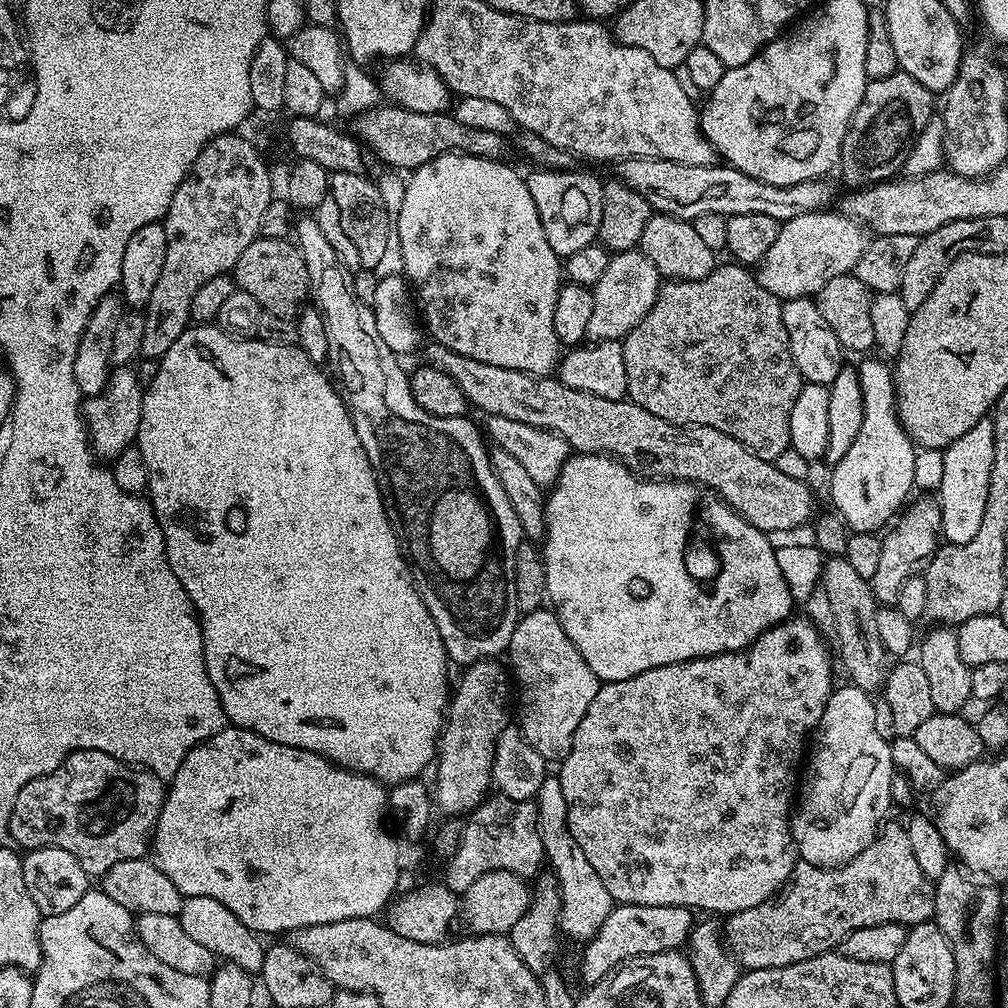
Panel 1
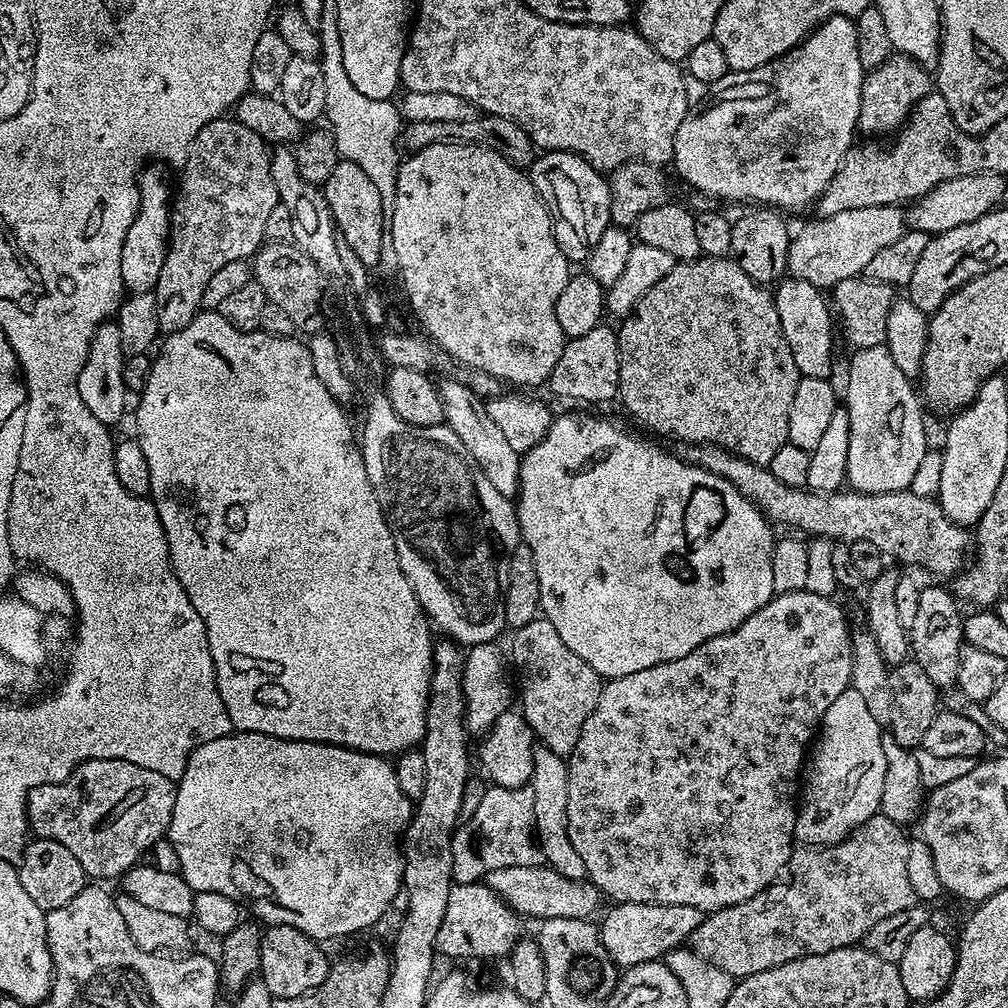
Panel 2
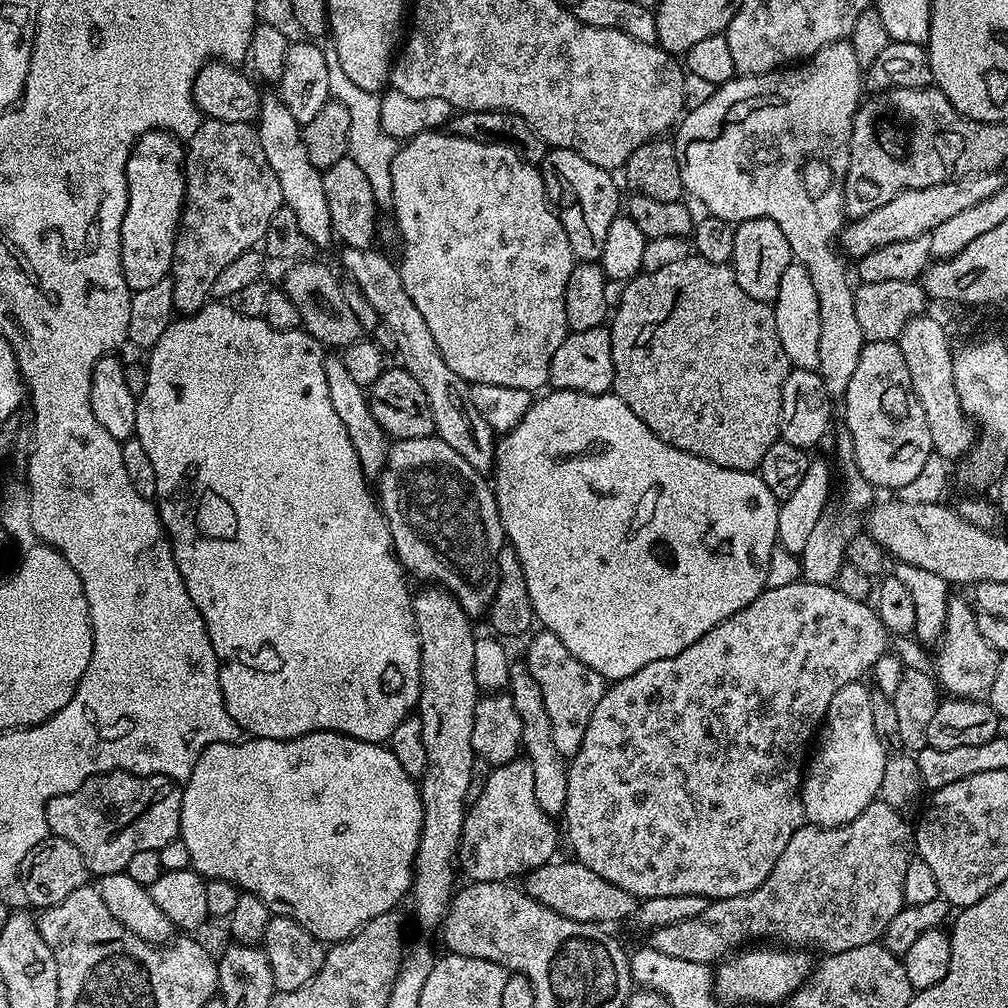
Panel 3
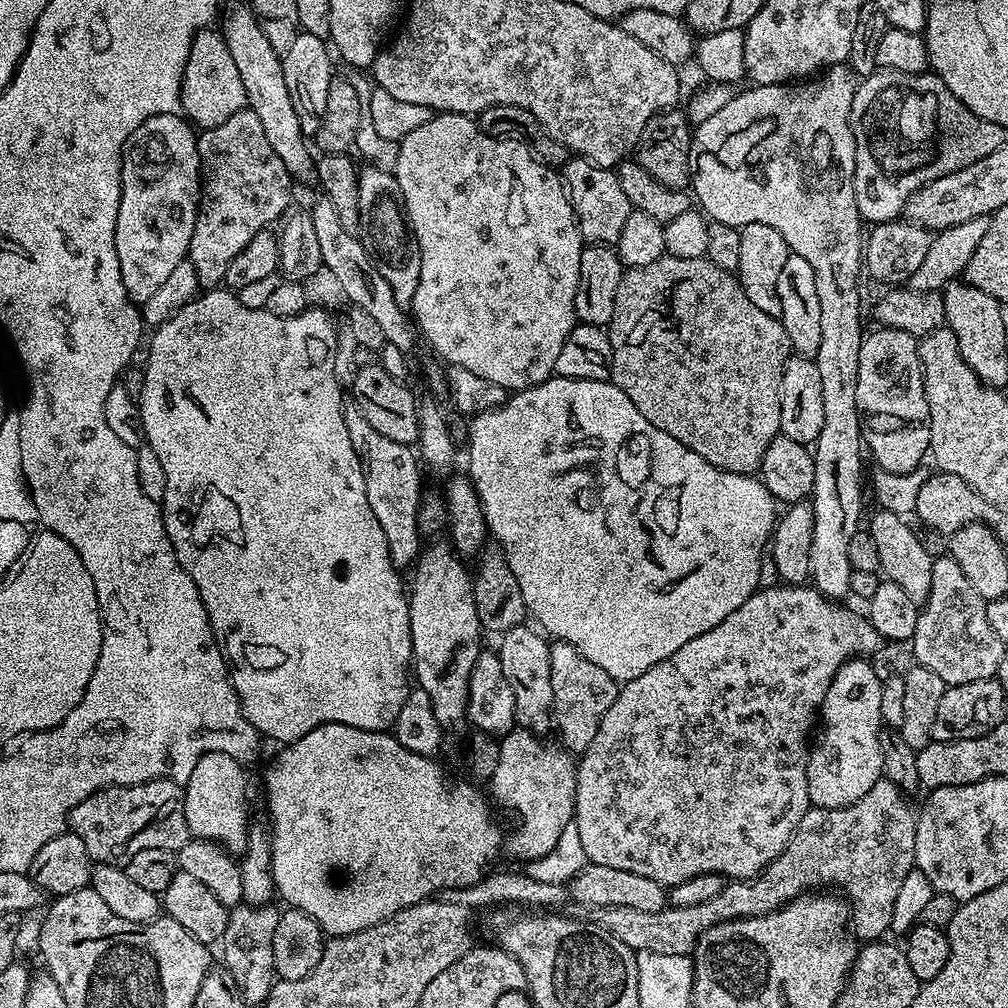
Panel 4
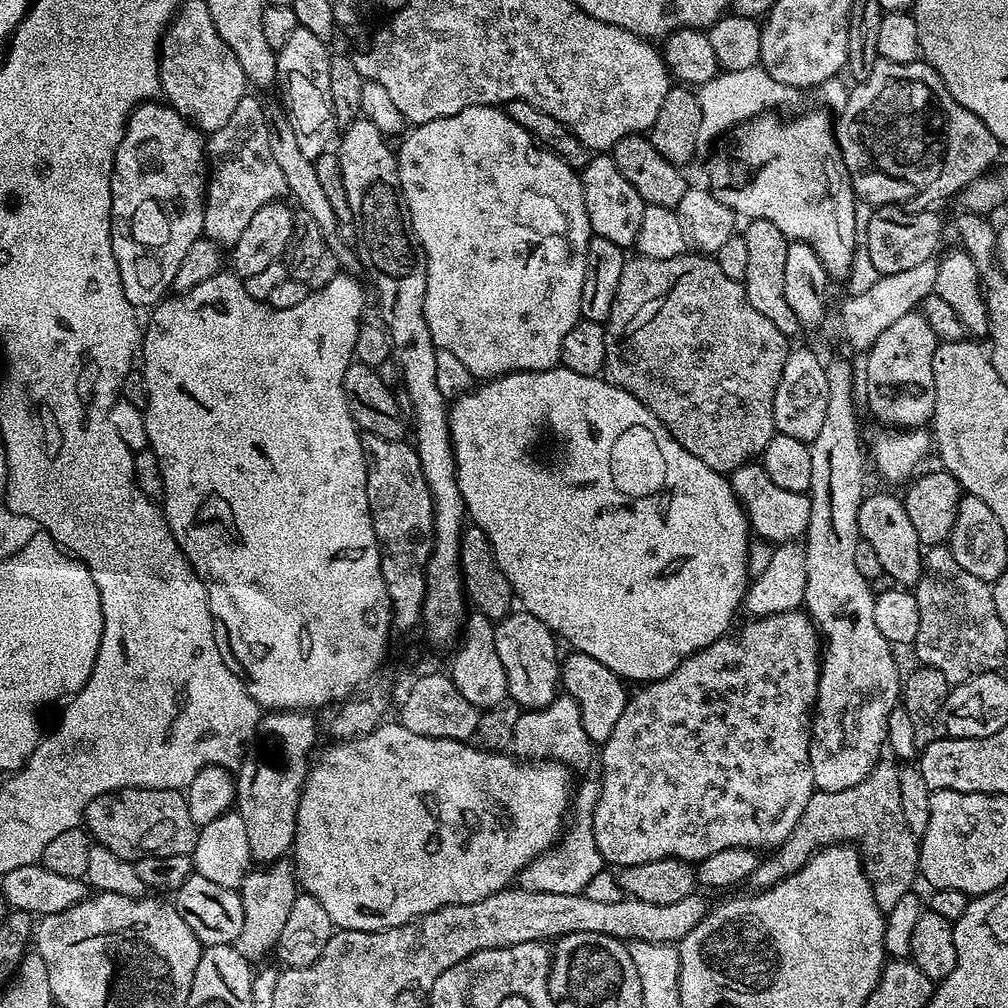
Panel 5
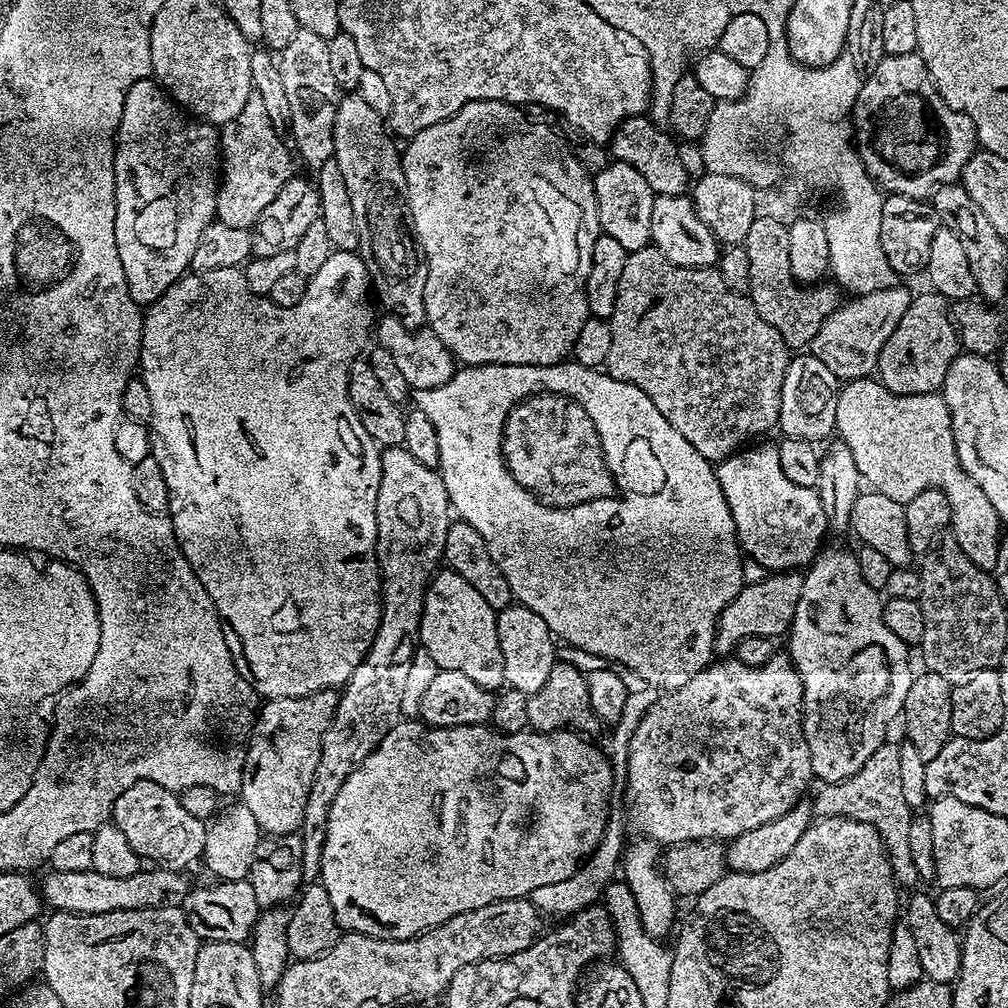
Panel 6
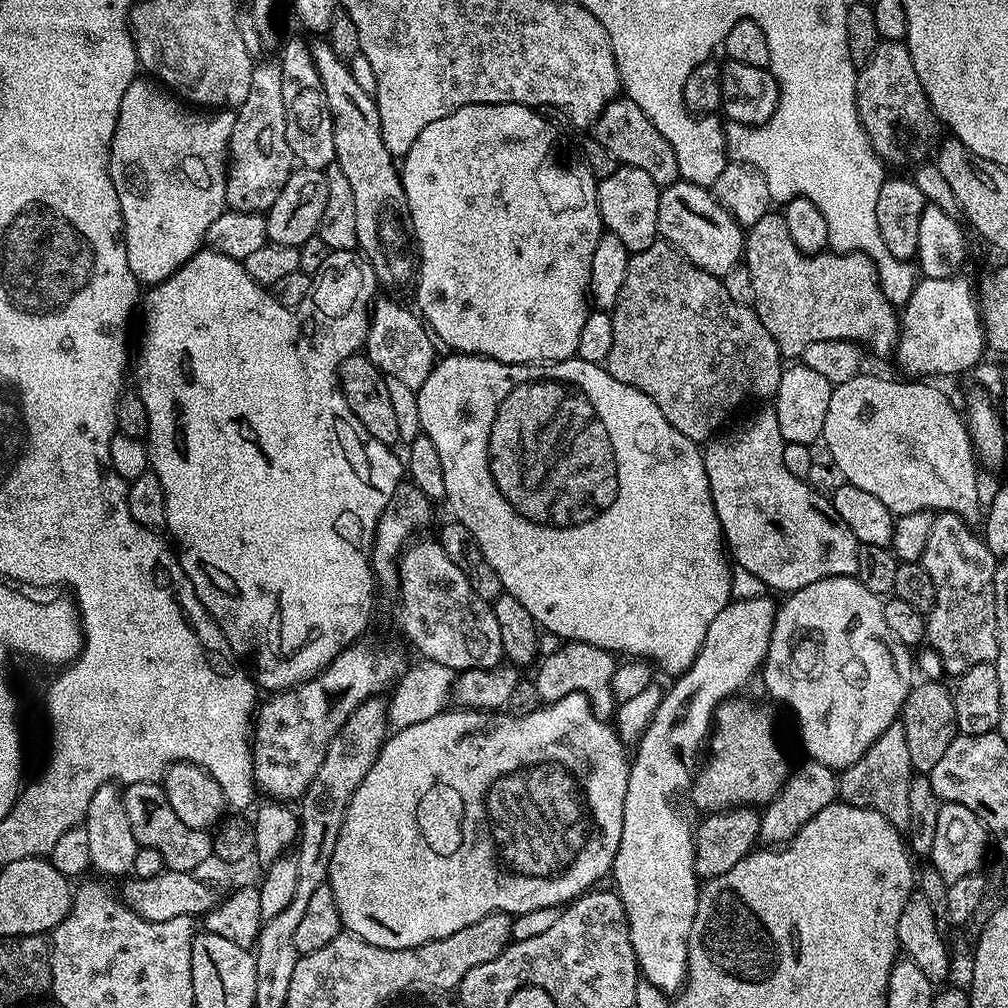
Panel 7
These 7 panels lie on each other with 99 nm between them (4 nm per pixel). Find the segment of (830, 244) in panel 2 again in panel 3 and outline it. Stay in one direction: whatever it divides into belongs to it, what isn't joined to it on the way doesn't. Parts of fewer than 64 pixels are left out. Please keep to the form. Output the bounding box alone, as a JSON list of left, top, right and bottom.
[842,171,1006,258]

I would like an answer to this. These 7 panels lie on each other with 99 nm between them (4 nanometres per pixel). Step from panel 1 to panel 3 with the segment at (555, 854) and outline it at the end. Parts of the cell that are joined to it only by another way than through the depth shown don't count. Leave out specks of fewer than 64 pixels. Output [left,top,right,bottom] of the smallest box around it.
[506,662,568,817]

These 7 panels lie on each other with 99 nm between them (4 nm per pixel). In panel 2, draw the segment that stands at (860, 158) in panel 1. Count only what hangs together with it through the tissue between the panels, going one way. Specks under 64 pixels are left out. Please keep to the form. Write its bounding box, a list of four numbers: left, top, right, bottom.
[858,54,934,138]

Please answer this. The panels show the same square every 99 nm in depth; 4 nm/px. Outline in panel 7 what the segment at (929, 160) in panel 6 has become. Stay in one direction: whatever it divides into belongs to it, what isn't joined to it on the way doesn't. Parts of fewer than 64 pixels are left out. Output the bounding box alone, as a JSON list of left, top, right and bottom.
[856,40,938,166]

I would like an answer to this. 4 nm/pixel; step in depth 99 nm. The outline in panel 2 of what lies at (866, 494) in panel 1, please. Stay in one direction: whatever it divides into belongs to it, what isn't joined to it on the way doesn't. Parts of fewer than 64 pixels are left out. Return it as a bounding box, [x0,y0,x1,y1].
[842,344,928,494]

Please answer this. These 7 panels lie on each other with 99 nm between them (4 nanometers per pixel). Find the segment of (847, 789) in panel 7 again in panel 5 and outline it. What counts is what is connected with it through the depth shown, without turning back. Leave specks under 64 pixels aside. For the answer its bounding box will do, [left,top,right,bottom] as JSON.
[750,758,920,914]

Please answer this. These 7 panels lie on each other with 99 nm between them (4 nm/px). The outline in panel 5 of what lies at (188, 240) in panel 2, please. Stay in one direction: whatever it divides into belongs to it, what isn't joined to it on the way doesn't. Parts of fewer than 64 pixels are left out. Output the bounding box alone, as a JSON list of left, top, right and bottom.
[203,94,288,246]

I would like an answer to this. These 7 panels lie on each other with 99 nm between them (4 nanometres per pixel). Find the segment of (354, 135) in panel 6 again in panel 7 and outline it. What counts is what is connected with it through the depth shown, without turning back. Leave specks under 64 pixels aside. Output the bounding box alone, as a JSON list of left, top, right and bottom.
[310,39,418,288]

